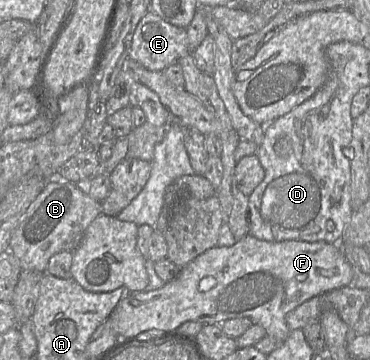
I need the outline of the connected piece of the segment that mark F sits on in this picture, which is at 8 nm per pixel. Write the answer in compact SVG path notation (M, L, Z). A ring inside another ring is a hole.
M248 234L233 246L215 246L206 250L159 289L148 292L125 290L109 319L118 336L124 339L152 329L175 332L187 321L221 325L229 319L247 317L253 324L261 325L268 336L283 343L291 332L286 322L290 311L317 295L351 285L353 278L354 268L338 244L298 240L268 242Z

